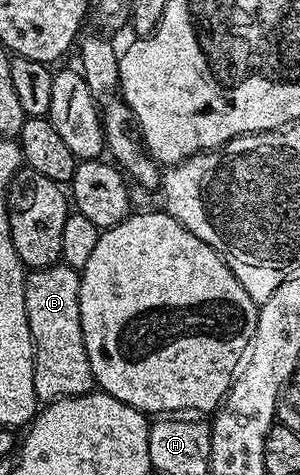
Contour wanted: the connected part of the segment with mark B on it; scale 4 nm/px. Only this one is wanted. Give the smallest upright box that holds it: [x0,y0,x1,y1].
[24,264,94,404]

